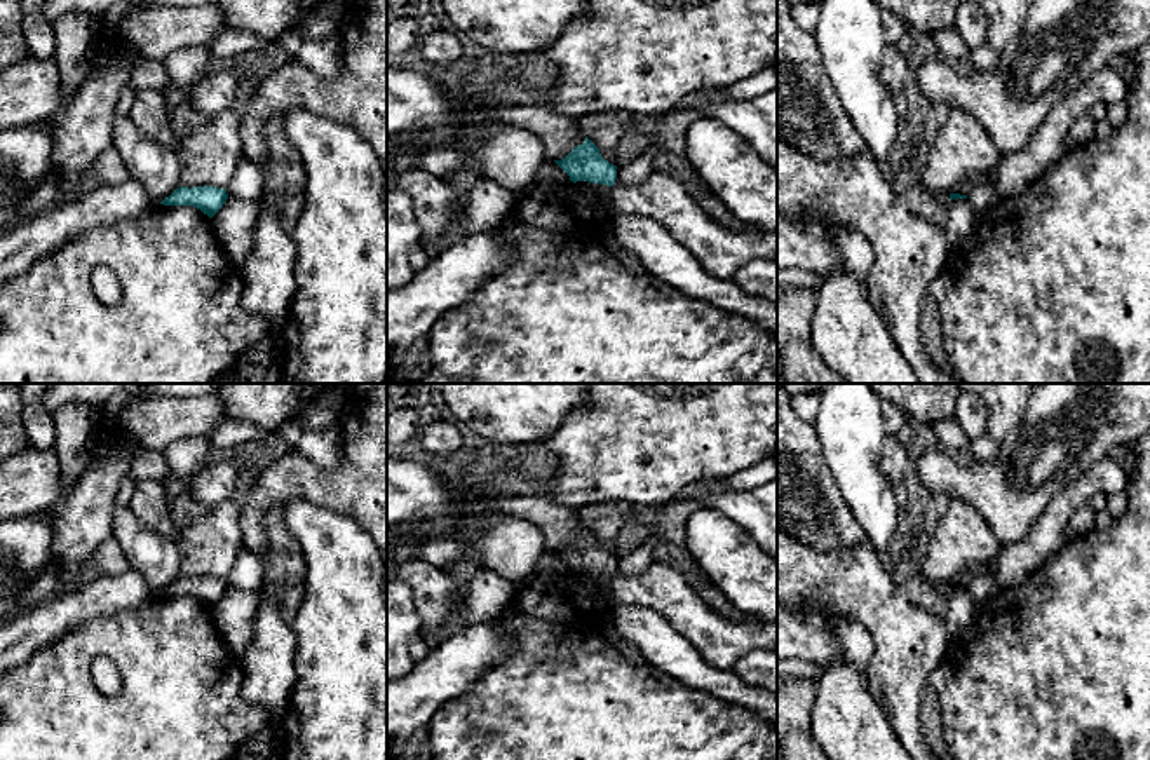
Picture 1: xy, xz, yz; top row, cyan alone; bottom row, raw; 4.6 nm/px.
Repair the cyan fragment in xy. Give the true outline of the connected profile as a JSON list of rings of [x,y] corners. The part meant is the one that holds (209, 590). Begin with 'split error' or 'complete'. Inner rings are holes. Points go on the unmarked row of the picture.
complete | [[[179,577],[169,587],[166,587],[160,594],[164,596],[193,596],[200,600],[204,605],[213,608],[227,593],[228,584],[225,579],[216,577]]]

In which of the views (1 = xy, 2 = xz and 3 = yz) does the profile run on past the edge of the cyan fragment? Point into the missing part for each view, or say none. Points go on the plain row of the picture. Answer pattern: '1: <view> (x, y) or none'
1: none
2: none
3: none

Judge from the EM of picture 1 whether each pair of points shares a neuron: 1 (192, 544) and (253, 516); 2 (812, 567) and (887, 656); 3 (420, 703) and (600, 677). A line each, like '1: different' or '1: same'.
1: different
2: same
3: different

